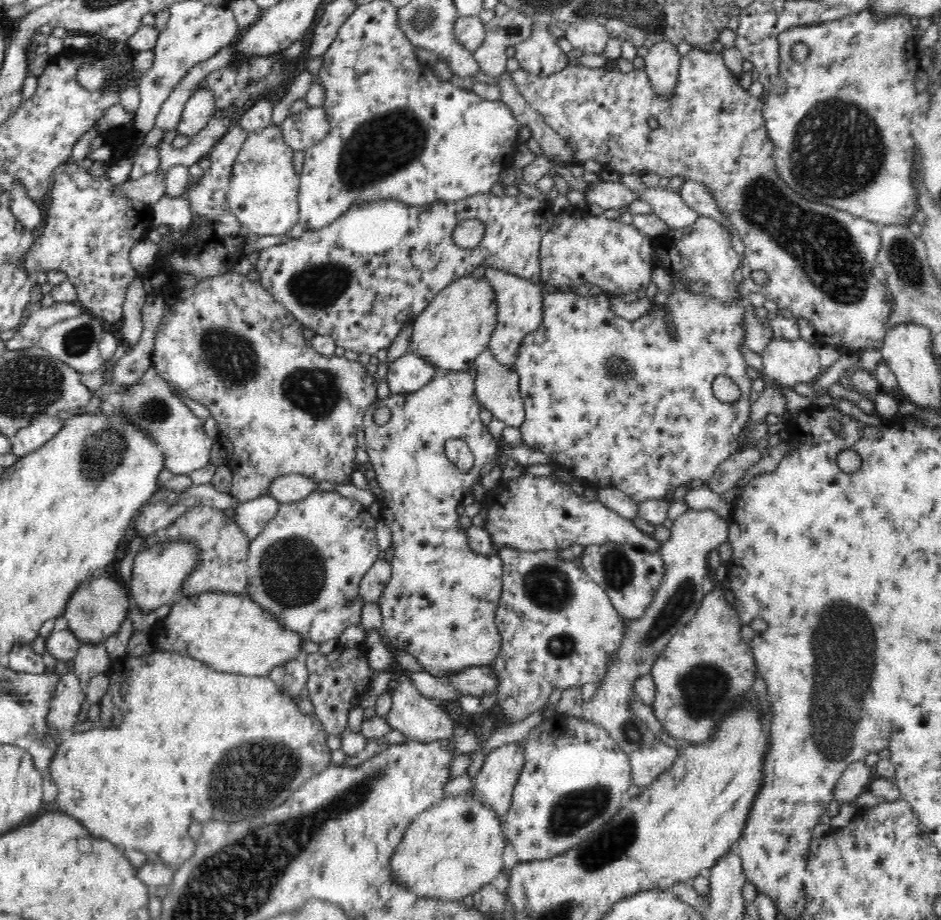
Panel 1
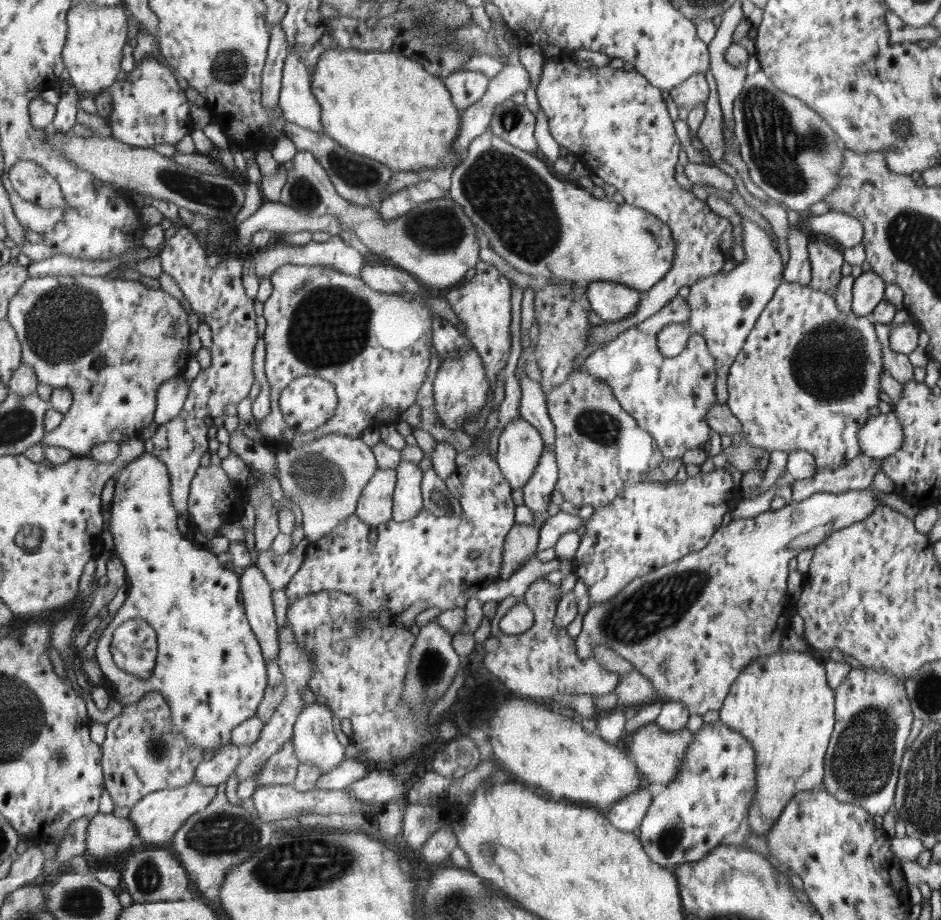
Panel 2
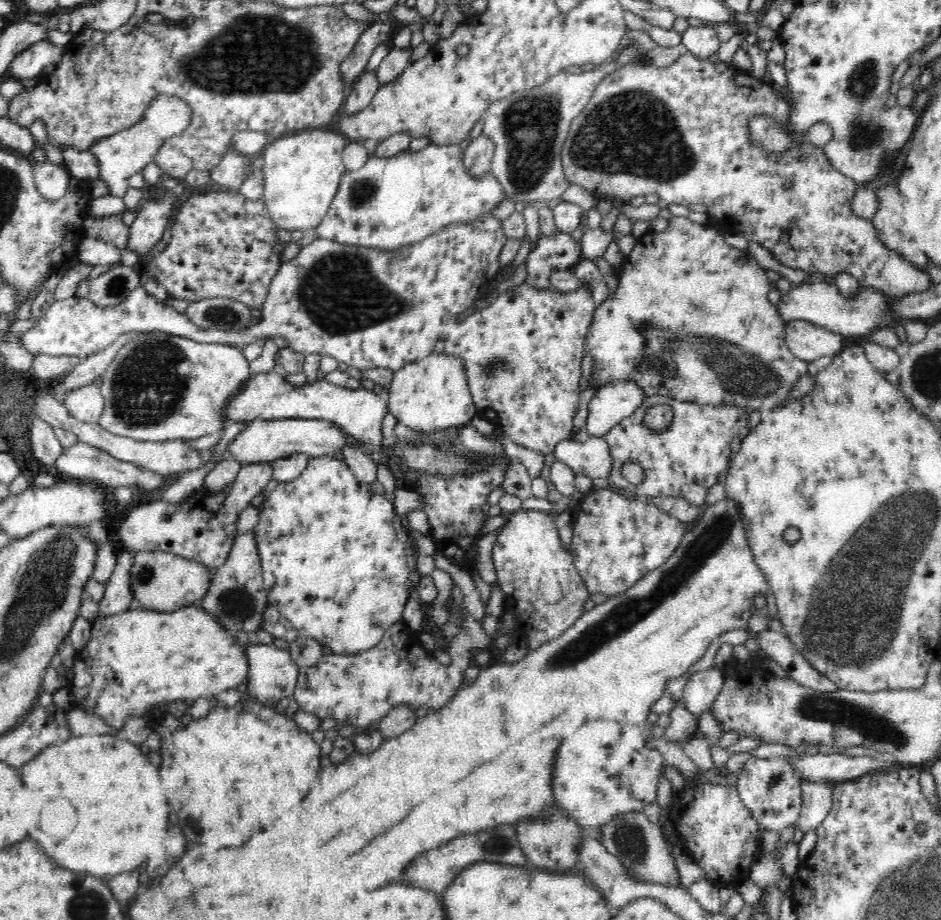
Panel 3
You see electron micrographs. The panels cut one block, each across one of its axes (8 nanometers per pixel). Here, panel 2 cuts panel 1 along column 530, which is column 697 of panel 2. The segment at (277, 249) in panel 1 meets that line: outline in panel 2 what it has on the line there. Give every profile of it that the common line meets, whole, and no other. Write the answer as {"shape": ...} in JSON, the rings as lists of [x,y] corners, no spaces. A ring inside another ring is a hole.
{"shape":[[[545,59],[540,83],[536,90],[538,102],[548,116],[550,133],[559,146],[564,146],[576,154],[587,169],[596,174],[595,176],[600,176],[605,183],[617,188],[617,192],[624,196],[626,204],[647,209],[659,216],[659,219],[671,229],[676,242],[674,266],[652,287],[651,291],[642,294],[638,312],[620,322],[602,322],[591,326],[590,341],[592,344],[594,342],[598,344],[598,342],[611,340],[613,334],[620,336],[626,328],[635,327],[644,320],[650,319],[652,315],[663,307],[667,307],[675,299],[682,286],[690,287],[698,283],[700,279],[714,279],[721,272],[725,262],[732,259],[732,248],[735,243],[732,234],[733,226],[728,219],[710,210],[706,202],[698,200],[692,192],[684,190],[676,182],[674,170],[677,169],[678,152],[681,147],[672,126],[673,118],[668,116],[666,104],[660,96],[661,90],[658,90],[651,82],[646,82],[646,77],[636,69],[624,71],[622,68],[614,69],[608,64],[603,67],[591,66],[584,69],[577,66],[575,60]]]}

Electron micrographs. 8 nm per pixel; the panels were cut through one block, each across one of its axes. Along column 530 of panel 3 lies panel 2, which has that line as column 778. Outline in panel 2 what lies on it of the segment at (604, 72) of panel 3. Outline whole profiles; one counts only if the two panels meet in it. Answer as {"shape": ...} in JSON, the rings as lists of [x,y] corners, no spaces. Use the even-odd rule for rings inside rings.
{"shape":[[[762,69],[752,75],[747,75],[745,78],[743,89],[733,102],[733,113],[735,130],[734,136],[738,142],[739,151],[749,168],[750,176],[754,184],[756,184],[758,188],[761,188],[762,192],[766,193],[766,196],[773,198],[786,209],[792,209],[798,212],[807,212],[811,204],[822,201],[827,194],[830,194],[835,190],[839,181],[839,174],[837,172],[840,170],[843,163],[843,149],[839,136],[834,132],[834,130],[832,130],[832,128],[830,128],[830,126],[828,126],[828,123],[805,102],[802,102],[799,98],[786,94],[786,92],[780,90]]]}

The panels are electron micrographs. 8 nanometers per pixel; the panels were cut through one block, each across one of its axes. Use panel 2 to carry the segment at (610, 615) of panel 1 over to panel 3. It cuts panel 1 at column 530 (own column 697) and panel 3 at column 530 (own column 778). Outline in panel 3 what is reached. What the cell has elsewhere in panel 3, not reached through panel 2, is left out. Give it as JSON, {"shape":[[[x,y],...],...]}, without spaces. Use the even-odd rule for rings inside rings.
{"shape":[[[540,510],[512,514],[499,530],[492,552],[497,586],[514,600],[514,616],[526,620],[520,632],[526,632],[528,652],[560,636],[583,615],[582,604],[590,594],[575,570],[573,553],[562,548],[555,517]]]}

